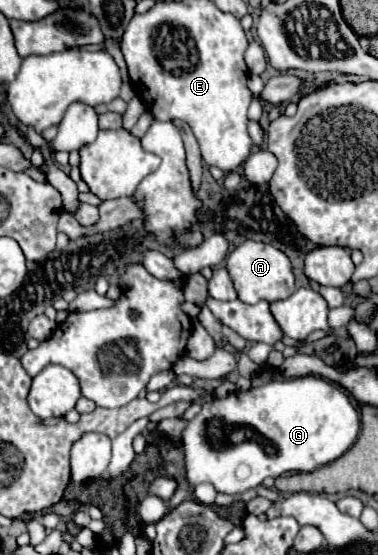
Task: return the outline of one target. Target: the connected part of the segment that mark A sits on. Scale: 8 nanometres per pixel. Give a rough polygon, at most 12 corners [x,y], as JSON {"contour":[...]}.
{"contour":[[244,241],[226,259],[238,299],[278,301],[296,291],[288,257]]}

